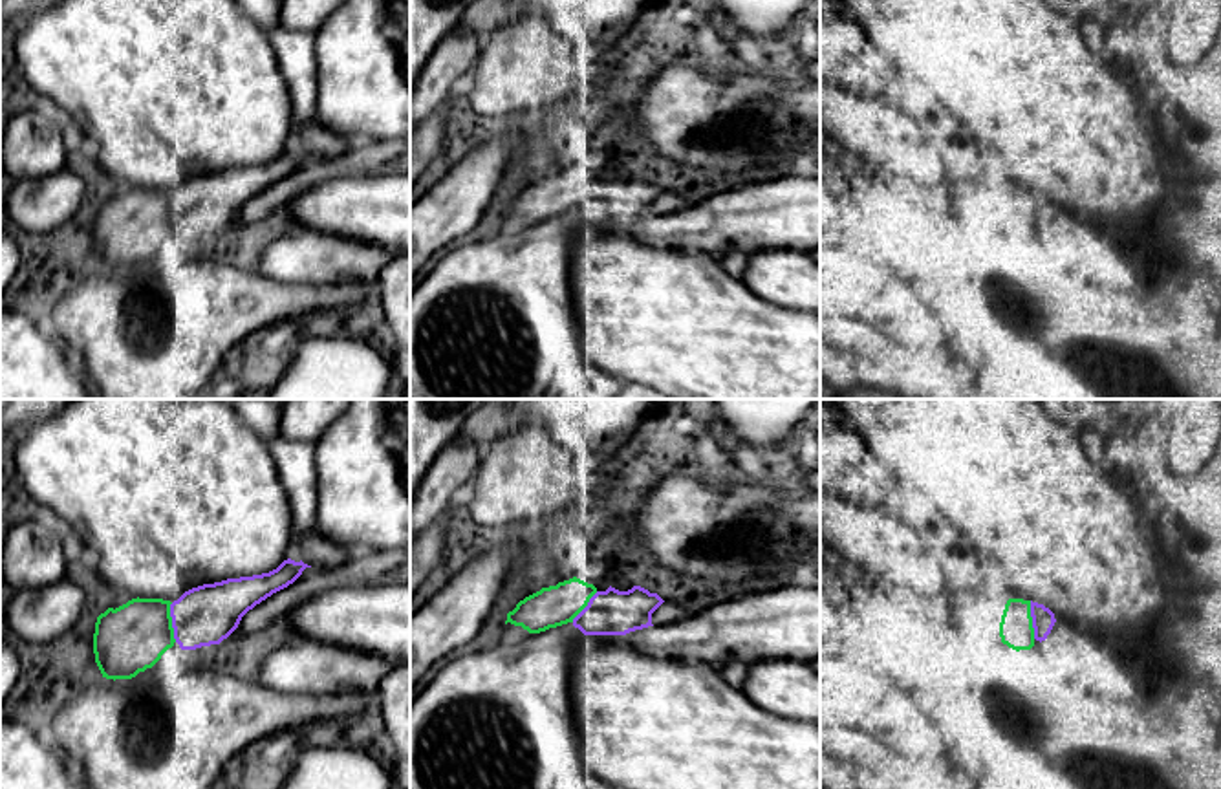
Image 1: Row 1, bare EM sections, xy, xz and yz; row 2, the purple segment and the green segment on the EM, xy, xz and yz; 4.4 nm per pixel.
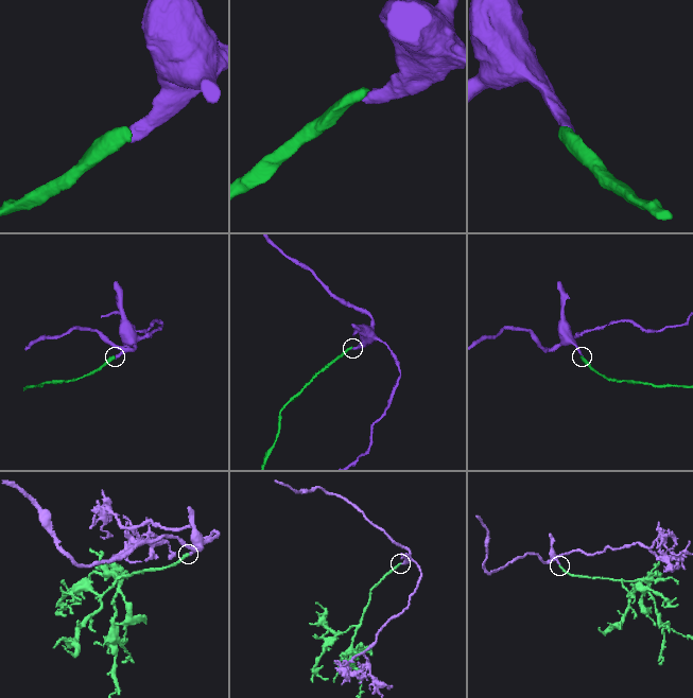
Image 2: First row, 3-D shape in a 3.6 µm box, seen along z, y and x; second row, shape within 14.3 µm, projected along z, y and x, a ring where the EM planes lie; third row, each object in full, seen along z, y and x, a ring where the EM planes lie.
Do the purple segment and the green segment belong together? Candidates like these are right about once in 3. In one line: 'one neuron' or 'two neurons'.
one neuron

